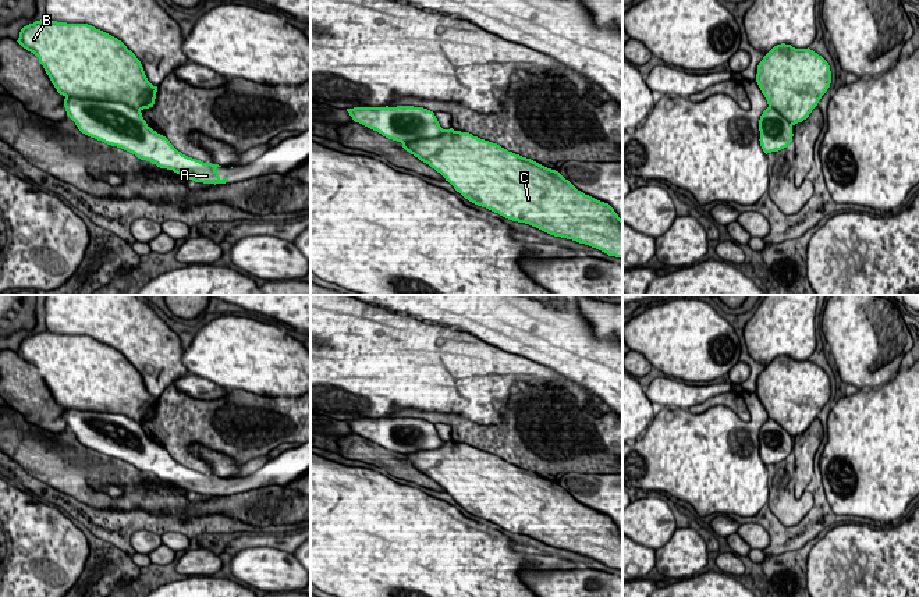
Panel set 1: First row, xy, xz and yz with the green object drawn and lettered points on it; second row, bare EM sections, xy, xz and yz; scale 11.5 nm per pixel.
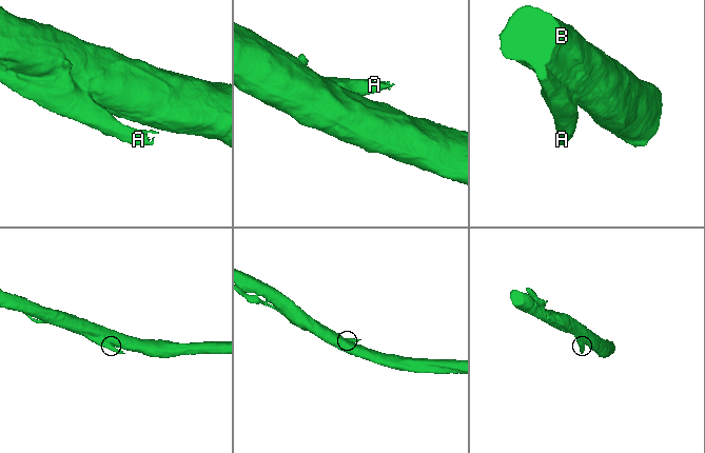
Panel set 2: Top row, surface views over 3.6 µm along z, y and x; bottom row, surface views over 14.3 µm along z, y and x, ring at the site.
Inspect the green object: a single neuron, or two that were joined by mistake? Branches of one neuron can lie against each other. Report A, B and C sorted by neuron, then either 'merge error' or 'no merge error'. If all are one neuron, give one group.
A / B C; merge error

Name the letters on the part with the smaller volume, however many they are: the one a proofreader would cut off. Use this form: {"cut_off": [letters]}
{"cut_off": ["A"]}

